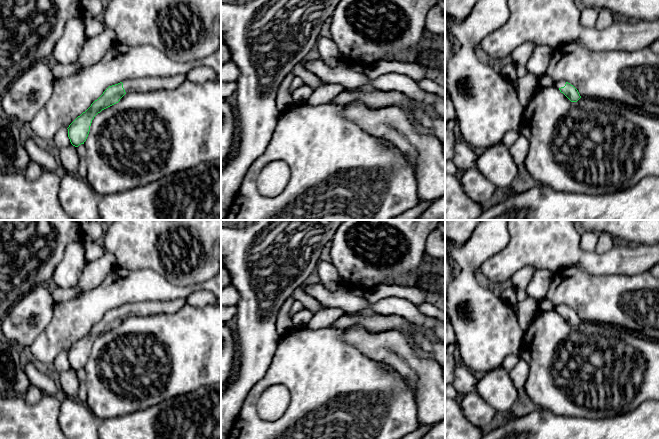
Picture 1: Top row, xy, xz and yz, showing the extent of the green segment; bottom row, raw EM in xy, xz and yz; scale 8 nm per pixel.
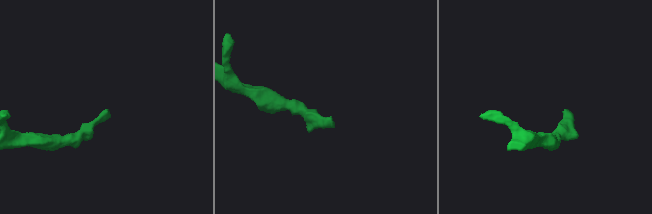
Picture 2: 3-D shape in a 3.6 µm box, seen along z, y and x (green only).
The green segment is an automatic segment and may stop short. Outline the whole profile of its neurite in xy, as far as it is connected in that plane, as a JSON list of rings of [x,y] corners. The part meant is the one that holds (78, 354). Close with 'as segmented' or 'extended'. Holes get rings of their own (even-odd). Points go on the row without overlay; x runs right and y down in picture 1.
[[[186,299],[144,301],[128,303],[109,310],[87,334],[78,340],[67,352],[71,368],[75,371],[84,368],[94,341],[102,334],[118,327],[125,318],[131,316],[149,316],[159,313],[173,314],[179,311],[186,303]]] | extended

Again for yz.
[[[564,304],[555,306],[554,310],[558,312],[571,326],[577,326],[581,322],[578,314]]] | extended

